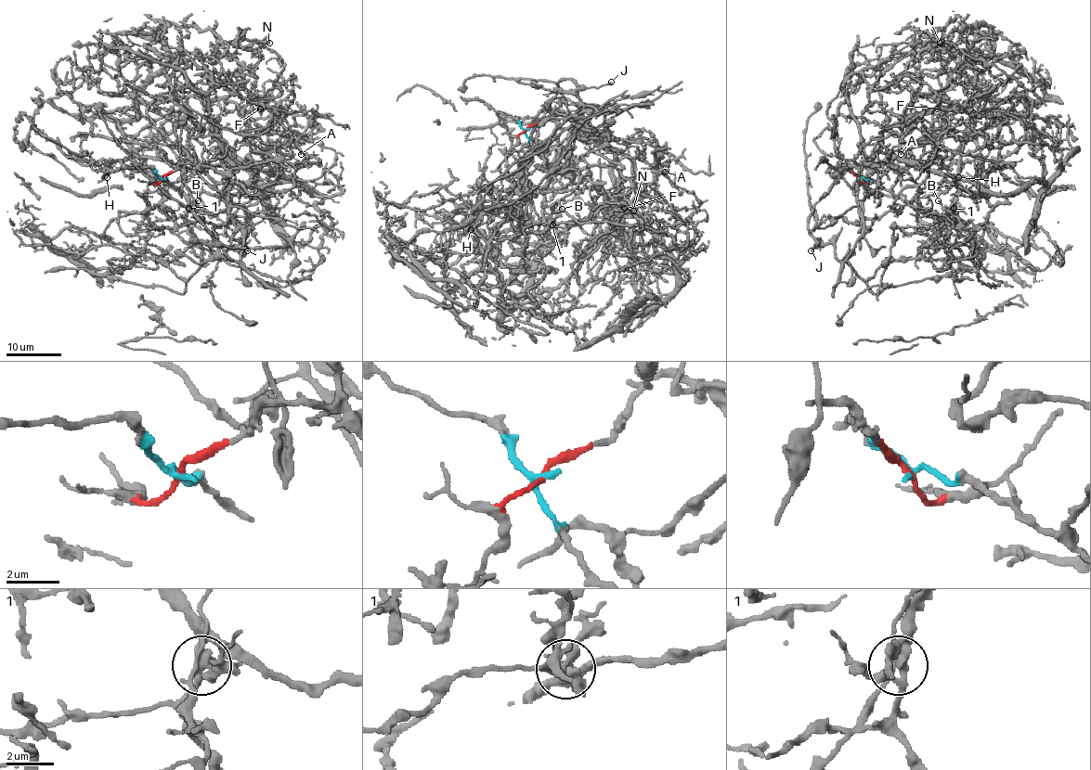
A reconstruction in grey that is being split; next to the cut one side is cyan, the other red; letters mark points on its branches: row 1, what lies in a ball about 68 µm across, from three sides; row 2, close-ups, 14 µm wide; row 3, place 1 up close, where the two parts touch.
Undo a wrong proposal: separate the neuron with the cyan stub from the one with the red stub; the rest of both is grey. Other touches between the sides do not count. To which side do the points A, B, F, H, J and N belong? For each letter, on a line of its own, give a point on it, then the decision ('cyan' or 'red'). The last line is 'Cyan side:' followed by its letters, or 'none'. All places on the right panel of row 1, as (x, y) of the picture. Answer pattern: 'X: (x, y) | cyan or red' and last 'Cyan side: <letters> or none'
A: (901, 154) | cyan
B: (938, 200) | cyan
F: (937, 109) | cyan
H: (958, 177) | cyan
J: (811, 250) | red
N: (940, 43) | cyan
Cyan side: A, B, F, H, N

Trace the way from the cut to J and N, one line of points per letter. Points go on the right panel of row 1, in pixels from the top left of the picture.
J: (859, 178), (845, 164), (839, 165), (831, 189), (813, 208), (809, 219), (808, 233), (816, 244), (811, 250)
N: (859, 178), (889, 190), (1044, 96), (996, 55), (993, 36), (967, 32), (983, 24), (940, 44)

